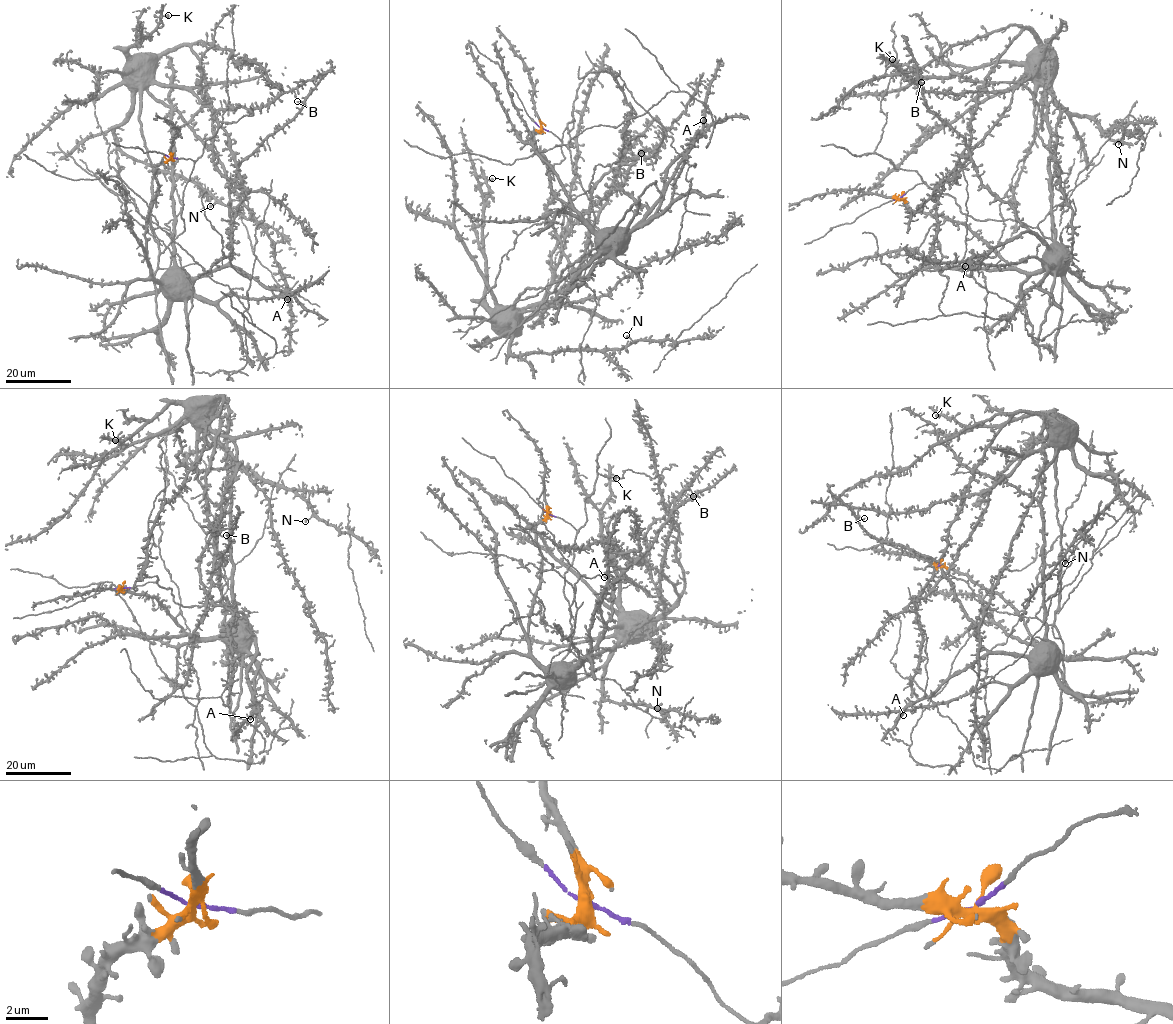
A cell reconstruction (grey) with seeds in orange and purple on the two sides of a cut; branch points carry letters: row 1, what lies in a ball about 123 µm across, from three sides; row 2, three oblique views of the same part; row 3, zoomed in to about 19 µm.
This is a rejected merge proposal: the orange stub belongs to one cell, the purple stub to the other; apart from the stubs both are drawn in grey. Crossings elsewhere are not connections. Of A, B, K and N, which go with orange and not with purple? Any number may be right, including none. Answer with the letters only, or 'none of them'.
A, B

